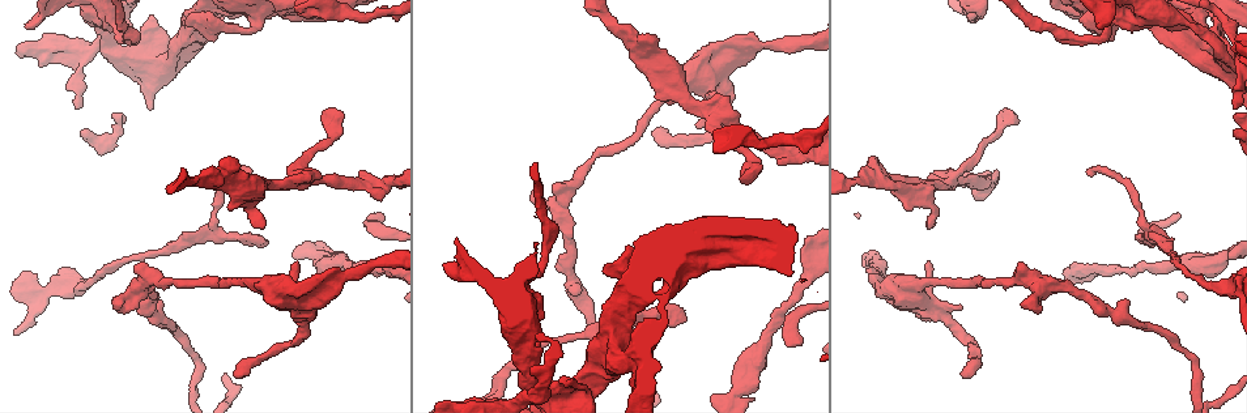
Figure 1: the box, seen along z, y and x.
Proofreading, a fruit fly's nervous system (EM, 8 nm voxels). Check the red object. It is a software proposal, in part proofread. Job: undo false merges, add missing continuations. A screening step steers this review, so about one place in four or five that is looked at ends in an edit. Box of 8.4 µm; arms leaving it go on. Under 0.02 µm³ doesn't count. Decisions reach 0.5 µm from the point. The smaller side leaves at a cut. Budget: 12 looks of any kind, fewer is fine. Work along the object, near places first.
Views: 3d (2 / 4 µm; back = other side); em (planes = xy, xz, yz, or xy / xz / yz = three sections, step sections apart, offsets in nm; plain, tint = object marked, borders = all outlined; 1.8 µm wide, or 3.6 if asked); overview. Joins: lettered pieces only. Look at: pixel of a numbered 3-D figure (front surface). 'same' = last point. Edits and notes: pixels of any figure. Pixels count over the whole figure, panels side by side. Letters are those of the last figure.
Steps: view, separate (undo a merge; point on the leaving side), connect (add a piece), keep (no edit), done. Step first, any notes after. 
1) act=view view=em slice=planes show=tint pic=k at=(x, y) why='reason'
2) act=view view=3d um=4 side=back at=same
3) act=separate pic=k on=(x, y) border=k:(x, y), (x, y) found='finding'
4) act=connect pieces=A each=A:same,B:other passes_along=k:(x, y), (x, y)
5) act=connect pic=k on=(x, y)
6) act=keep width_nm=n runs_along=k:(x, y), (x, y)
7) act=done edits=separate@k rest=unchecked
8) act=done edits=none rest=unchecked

act=view view=3d um=2 pic=1 at=(248, 171) why='tapers out'

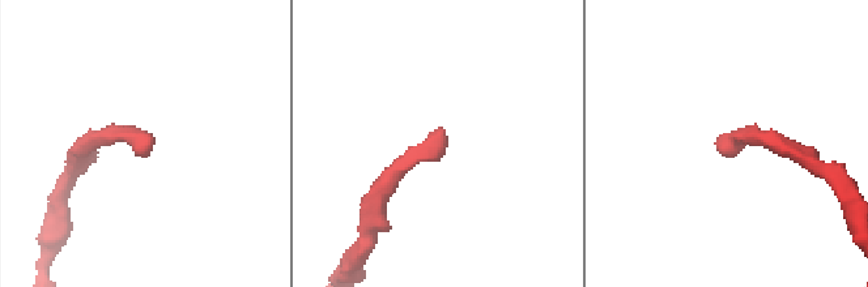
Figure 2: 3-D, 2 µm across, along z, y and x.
act=view view=em slice=planes show=borders pic=2 at=(720, 152)

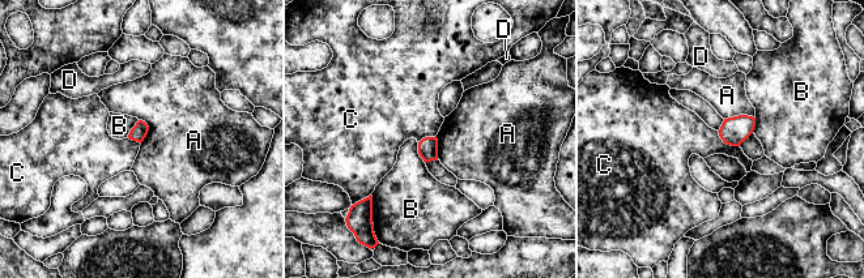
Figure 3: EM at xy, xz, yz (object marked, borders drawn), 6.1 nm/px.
act=keep each=A:other,B:other,C:other,D:other border=3:(716, 131), (724, 142), (739, 146) found='no lettered piece goes on from it'

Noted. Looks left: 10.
act=view view=3d um=2 pic=1 at=(1021, 307)

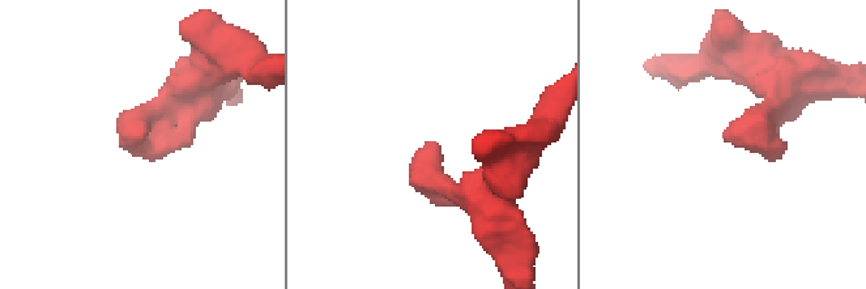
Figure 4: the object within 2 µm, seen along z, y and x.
act=view view=em um=3.6 slice=xz step=16 show=tint pic=4 at=(724, 137)

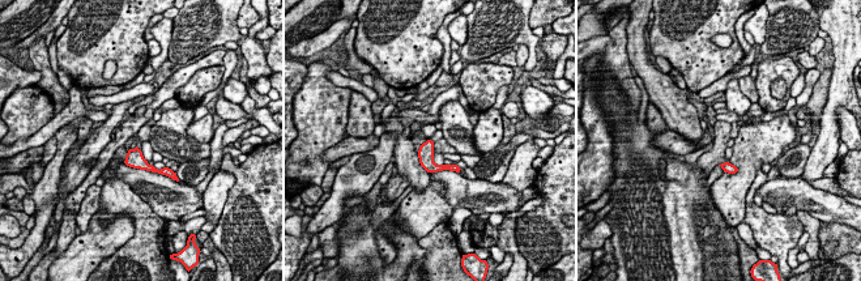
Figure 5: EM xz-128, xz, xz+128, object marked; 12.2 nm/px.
act=view view=em um=3.6 slice=planes show=borders at=same

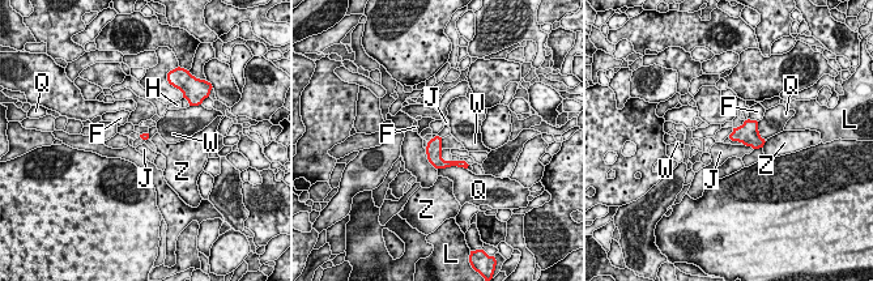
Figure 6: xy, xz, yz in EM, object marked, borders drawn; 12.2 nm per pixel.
act=keep each=F:other,H:other,J:other,L:other,Q:other,W:other,Z:other border=6:(441, 139), (442, 148) found='none of them fits'

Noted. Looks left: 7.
act=view view=em slice=planes show=borders pic=1 at=(262, 243) why='free end'

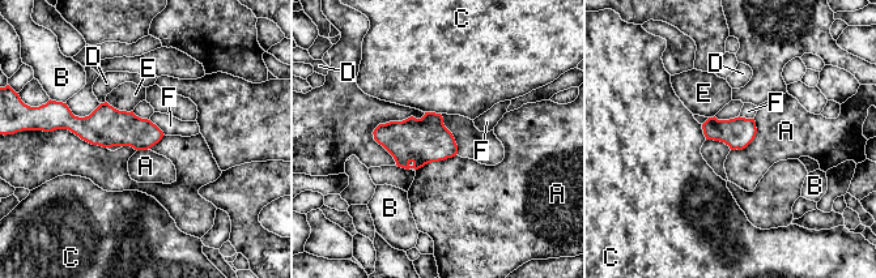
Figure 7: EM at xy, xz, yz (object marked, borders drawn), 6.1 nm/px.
act=keep width_nm=190 each=A:other,B:other,C:other,D:other,E:other,F:other border=7:(755, 119), (756, 136), (731, 150) found='none of them fits'

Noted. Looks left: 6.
act=view view=em slice=xy step=16 show=tint pic=1 at=(605, 341) why='sudden change in width'

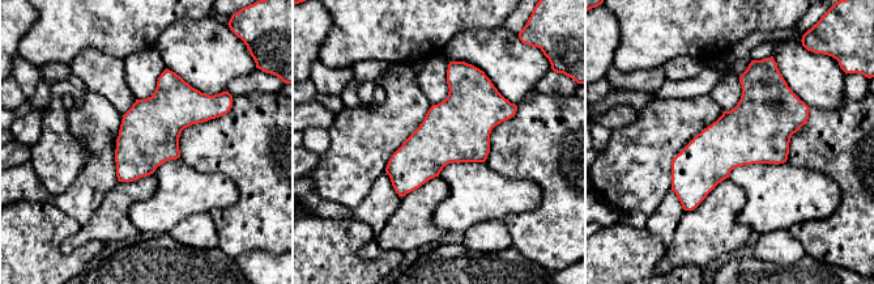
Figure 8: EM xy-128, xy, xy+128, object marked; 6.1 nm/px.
act=view view=em slice=planes show=tint at=same

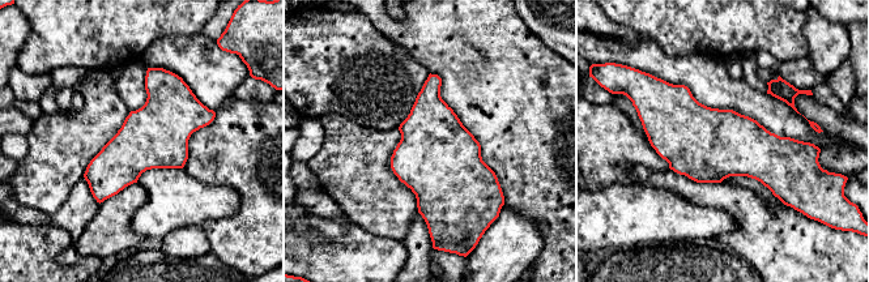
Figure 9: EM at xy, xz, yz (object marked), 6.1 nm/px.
act=view view=em slice=planes show=borders at=same

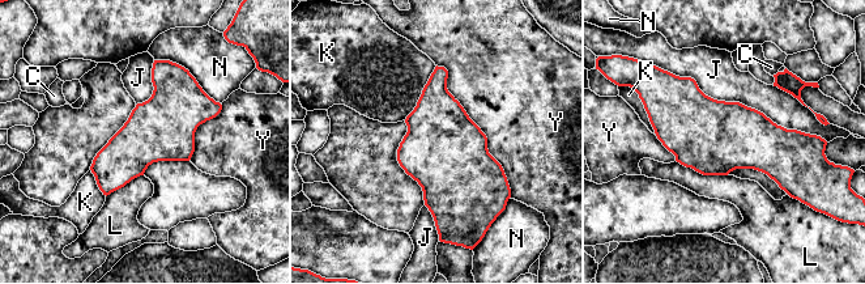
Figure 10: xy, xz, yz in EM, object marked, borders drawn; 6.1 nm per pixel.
act=keep longest_contact=J:1000nm each=C:other,J:other,K:other,L:other,N:other,Y:other found='one neuron here'

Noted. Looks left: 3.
act=view view=em um=3.6 slice=planes show=tint pic=1 at=(909, 187) why='arms run side by side'

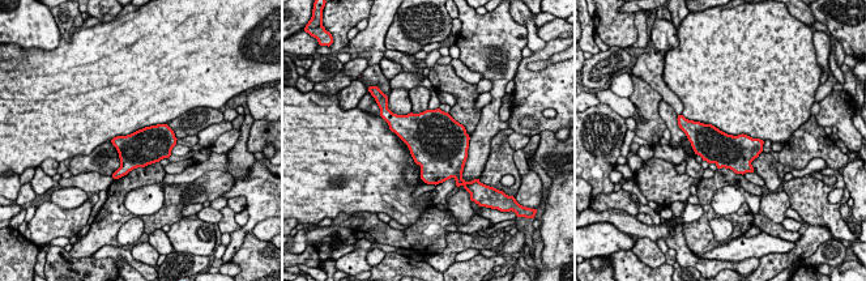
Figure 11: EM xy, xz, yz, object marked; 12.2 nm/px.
act=view view=em um=3.6 slice=planes show=borders at=same why='see the neighbours'

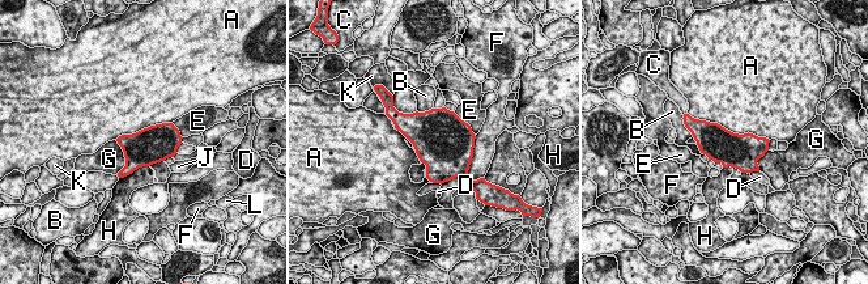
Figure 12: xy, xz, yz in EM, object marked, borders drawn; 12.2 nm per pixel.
act=keep each=A:other,B:other,C:other,D:other,E:other,F:other,G:other,H:other,J:other,K:other,L:other border=12:(689, 115), (769, 140) found='one neuron here'

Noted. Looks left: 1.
act=done edits=none rest=unchecked

